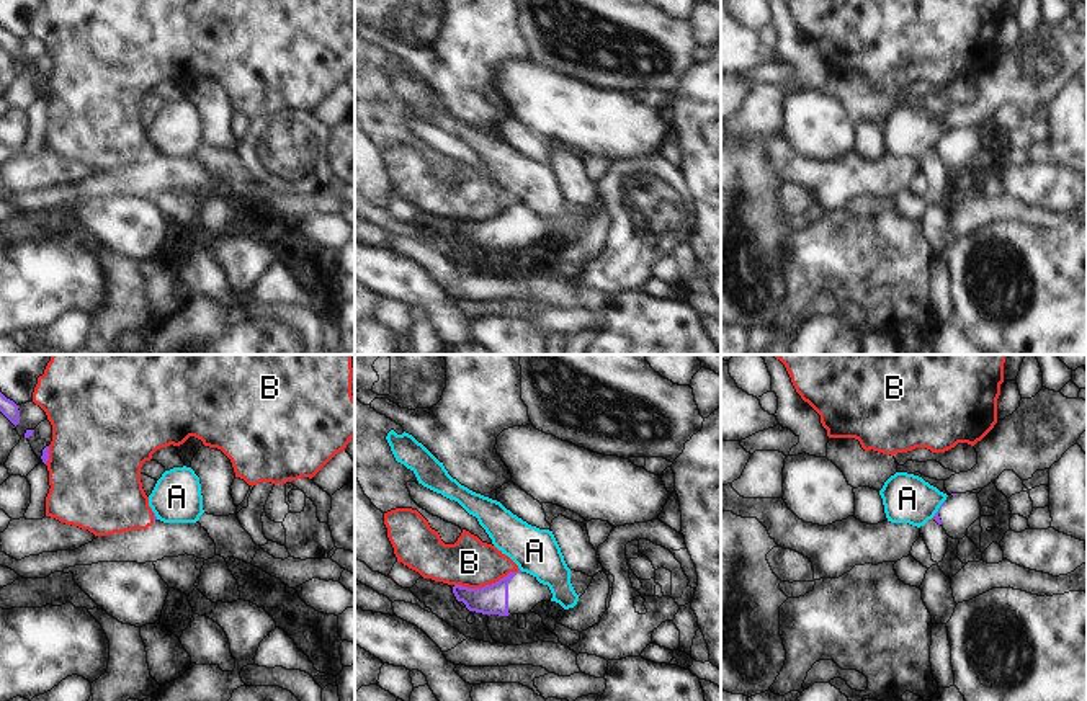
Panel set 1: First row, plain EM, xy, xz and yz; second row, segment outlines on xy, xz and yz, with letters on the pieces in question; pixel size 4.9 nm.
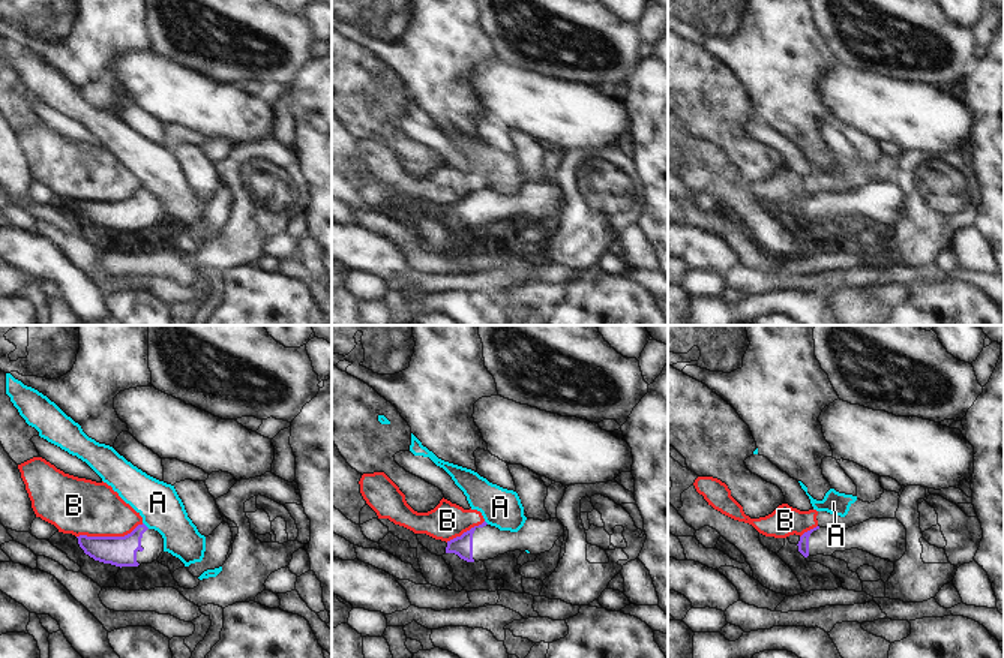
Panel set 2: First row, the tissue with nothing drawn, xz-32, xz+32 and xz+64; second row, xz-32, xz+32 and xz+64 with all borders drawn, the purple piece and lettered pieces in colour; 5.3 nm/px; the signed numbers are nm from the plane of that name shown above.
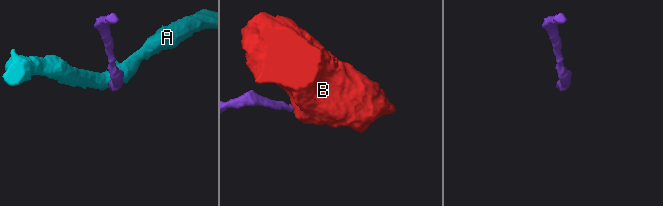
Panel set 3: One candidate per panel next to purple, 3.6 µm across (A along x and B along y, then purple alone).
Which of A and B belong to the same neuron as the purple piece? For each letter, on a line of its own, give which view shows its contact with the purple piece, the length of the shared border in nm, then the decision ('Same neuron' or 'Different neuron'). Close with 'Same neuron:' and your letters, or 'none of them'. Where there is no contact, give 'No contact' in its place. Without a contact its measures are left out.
A: Touches purple in yz. Shared border 90 nm. Different neuron
B: Touches purple in xz. Shared border 340 nm. Different neuron
Same neuron: none of them

